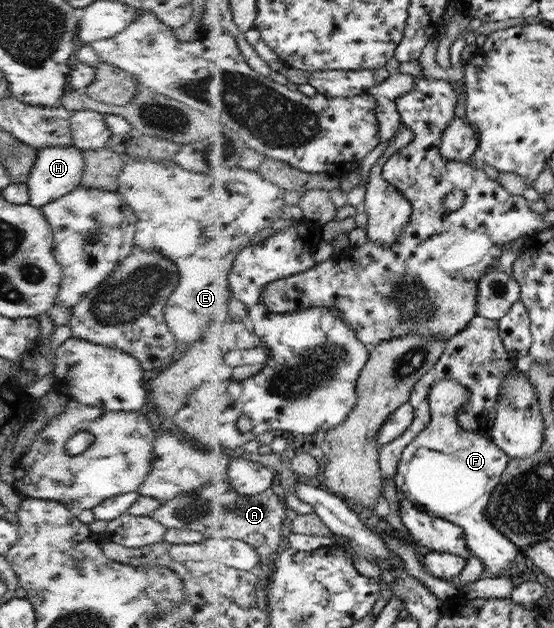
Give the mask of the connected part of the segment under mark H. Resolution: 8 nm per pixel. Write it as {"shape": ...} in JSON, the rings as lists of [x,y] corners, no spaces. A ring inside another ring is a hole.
{"shape":[[[75,146],[38,150],[27,182],[30,205],[41,208],[64,198],[81,185],[83,171],[84,156]]]}

